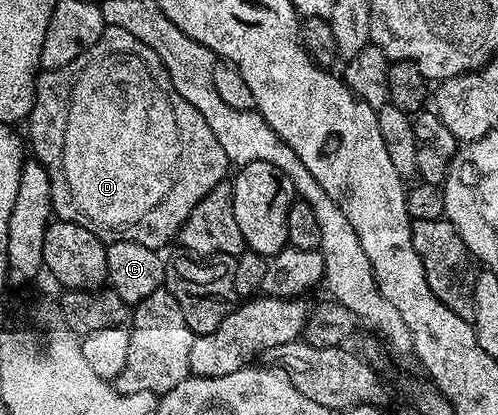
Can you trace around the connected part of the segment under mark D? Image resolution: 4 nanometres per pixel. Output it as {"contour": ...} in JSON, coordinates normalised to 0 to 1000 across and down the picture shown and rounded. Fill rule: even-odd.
{"contour":[[[245,65],[211,67],[197,104],[157,133],[149,152],[74,183],[72,236],[54,301],[54,347],[100,422],[106,516],[118,530],[173,547],[211,586],[267,581],[327,602],[327,590],[359,564],[382,508],[462,417],[458,376],[430,335],[422,296],[349,219],[349,200],[341,200],[313,125]]]}

